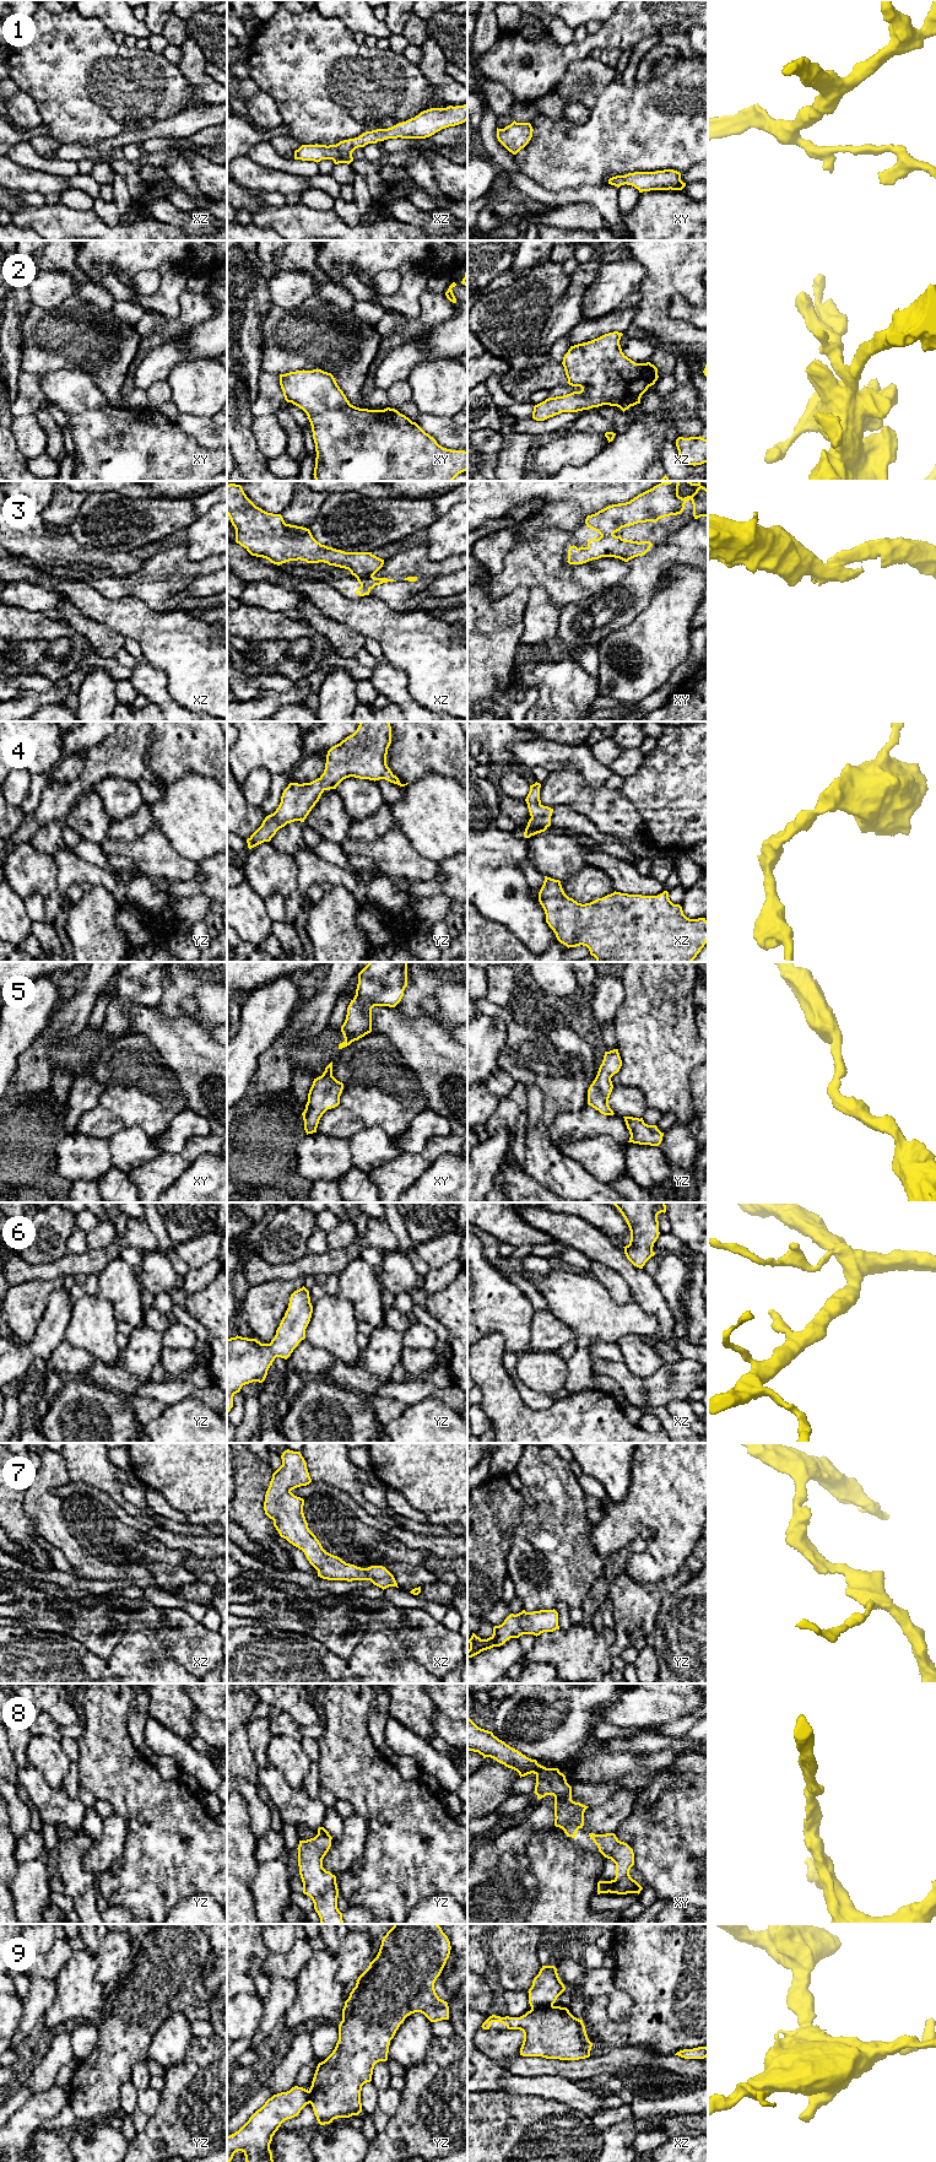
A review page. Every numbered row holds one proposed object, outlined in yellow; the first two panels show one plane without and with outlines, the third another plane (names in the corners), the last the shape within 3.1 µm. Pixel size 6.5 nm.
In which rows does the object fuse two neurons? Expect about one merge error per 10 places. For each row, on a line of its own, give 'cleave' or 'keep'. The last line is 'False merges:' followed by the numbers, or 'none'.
1: keep
2: keep
3: keep
4: keep
5: keep
6: keep
7: keep
8: keep
9: cleave
False merges: 9

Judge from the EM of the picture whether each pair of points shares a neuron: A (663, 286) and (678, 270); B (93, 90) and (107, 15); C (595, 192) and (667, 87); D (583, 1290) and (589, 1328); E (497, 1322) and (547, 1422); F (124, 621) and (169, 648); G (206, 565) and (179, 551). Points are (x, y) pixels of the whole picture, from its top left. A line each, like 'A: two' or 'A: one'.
A: one
B: two
C: two
D: one
E: two
F: one
G: one

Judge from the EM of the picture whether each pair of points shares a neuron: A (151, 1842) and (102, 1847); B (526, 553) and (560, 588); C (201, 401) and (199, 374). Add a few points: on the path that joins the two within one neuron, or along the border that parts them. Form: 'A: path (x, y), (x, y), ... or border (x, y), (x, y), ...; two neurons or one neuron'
A: border (122, 1816), (126, 1826), (124, 1852), (108, 1869); two neurons
B: path (535, 562), (552, 579); one neuron
C: path (201, 395), (199, 380); one neuron

